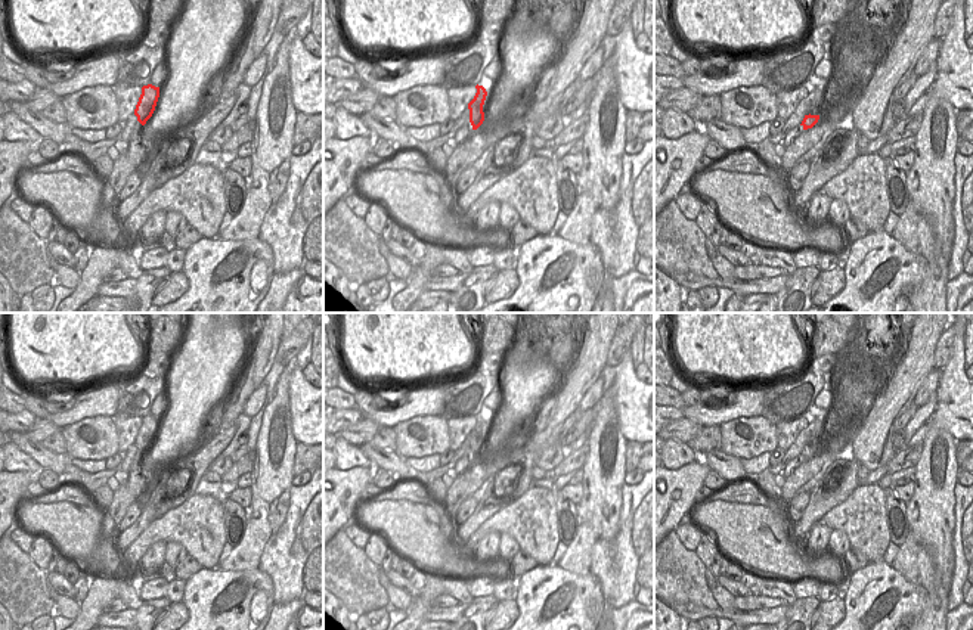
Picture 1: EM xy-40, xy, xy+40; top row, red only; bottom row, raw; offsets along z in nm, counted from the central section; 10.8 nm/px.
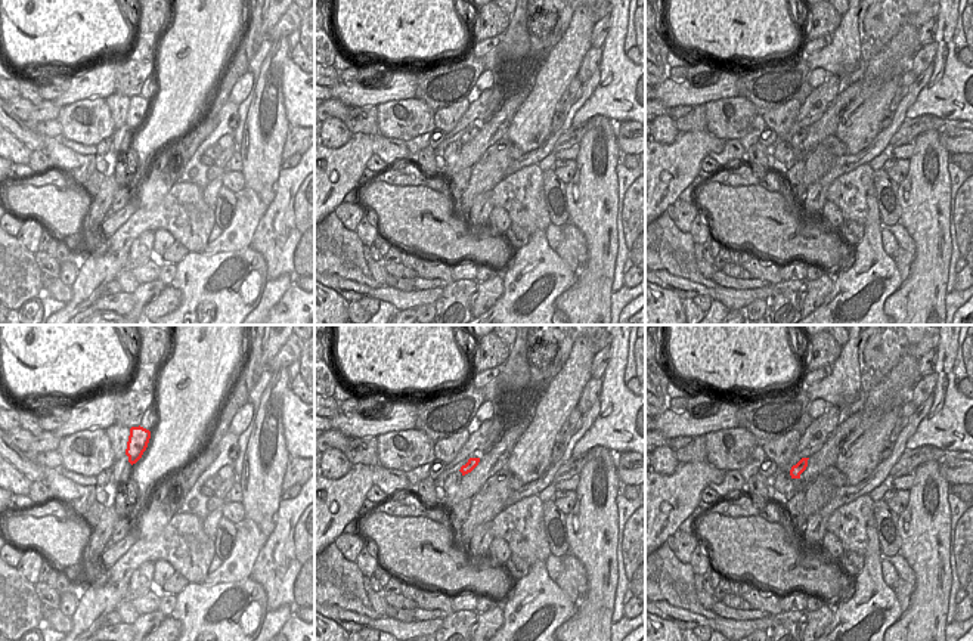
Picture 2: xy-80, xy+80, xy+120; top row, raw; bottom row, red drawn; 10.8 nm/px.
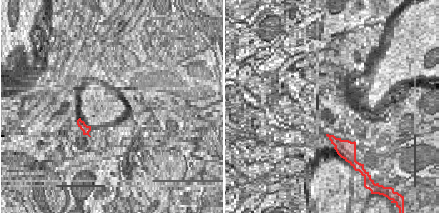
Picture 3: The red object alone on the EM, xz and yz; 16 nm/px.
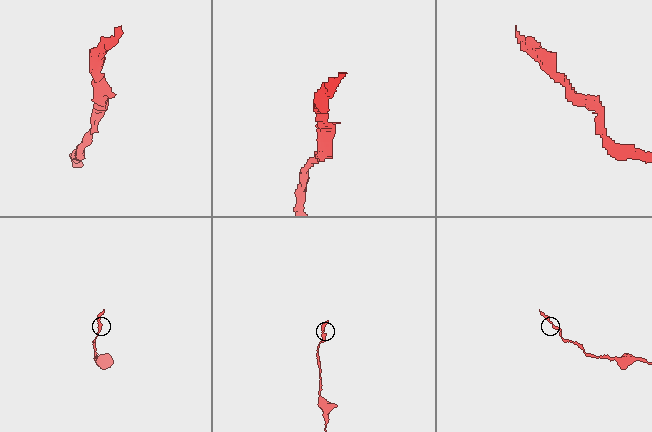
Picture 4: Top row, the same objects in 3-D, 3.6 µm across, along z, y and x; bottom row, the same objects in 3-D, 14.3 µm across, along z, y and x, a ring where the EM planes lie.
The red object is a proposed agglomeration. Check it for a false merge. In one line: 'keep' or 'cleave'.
keep

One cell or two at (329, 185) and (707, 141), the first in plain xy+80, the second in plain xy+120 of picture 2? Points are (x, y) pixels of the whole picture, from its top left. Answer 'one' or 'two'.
one

